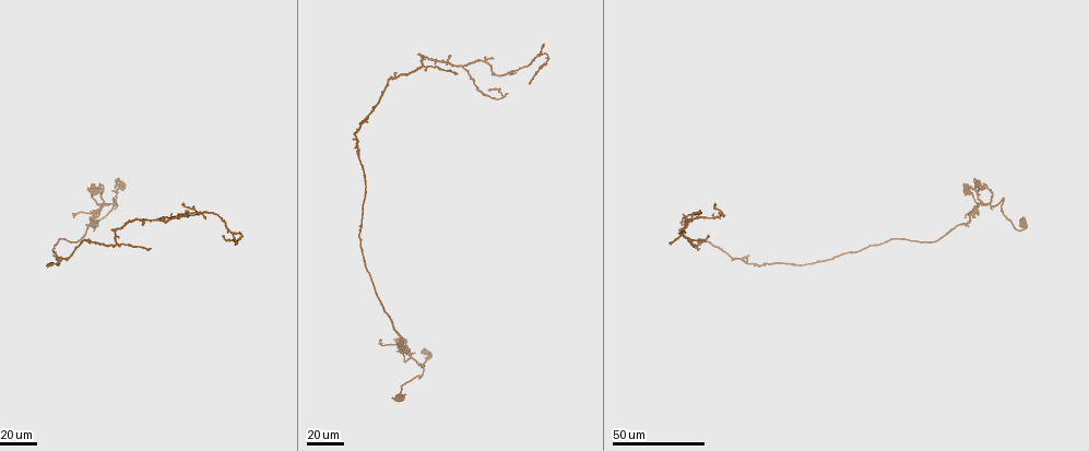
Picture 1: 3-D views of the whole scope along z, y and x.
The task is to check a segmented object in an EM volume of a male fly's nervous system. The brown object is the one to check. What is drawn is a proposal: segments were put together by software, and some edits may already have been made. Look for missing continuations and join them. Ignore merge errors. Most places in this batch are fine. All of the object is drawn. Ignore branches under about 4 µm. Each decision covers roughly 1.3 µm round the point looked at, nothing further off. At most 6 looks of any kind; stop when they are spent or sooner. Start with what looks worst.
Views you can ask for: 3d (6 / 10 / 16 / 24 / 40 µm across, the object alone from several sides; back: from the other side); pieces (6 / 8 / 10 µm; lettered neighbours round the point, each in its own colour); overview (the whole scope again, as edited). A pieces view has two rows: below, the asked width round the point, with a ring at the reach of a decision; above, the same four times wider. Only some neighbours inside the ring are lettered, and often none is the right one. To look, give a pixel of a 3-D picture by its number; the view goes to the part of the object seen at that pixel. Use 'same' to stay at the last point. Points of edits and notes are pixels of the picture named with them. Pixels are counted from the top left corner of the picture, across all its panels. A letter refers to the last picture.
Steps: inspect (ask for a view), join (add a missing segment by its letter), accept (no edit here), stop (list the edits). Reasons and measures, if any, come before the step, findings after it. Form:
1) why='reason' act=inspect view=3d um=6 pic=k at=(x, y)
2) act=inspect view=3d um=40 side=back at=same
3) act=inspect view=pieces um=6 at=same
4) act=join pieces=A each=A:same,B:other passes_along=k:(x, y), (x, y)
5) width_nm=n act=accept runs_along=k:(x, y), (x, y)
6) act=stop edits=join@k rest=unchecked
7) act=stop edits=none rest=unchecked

act=inspect view=3d um=24 pic=1 at=(72, 218)

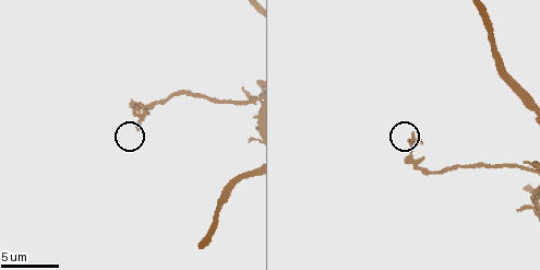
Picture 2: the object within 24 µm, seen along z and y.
act=inspect view=3d um=6 pic=2 at=(138, 130)

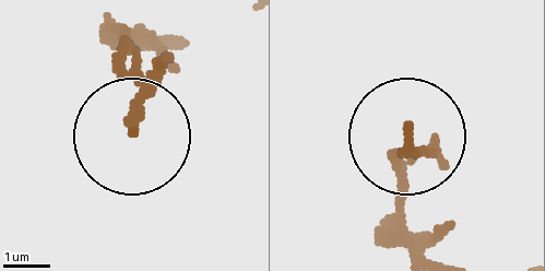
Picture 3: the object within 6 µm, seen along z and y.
why='what lies round it' act=inspect view=pieces um=6 pic=3 at=(135, 128)

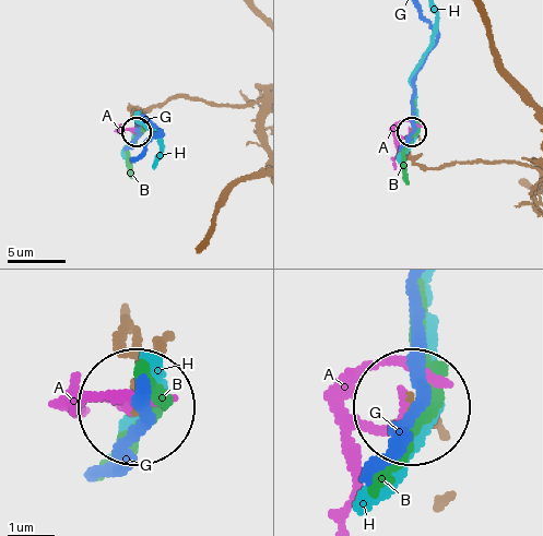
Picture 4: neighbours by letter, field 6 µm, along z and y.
width_nm=180 act=accept each=A:other,B:other,G:other,H:other found='none of them fits'

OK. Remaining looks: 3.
why='free end' act=inspect view=3d um=40 pic=1 at=(353, 139)

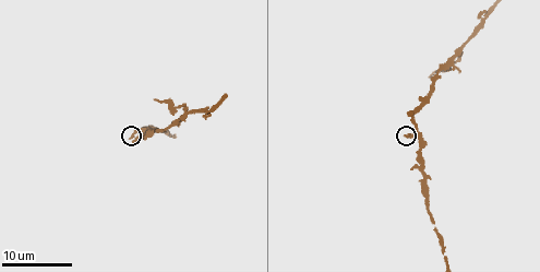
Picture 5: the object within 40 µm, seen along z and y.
act=inspect view=pieces um=8 pic=5 at=(129, 136)

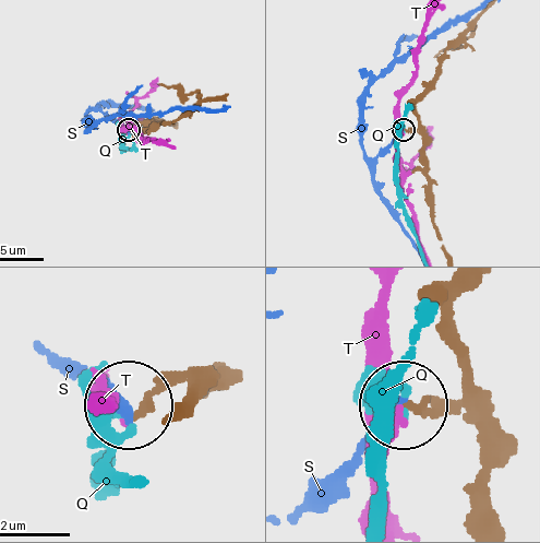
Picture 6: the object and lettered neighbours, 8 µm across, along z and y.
act=accept each=Q:other,S:other,T:other runs_along=6:(445, 249), (434, 221), (423, 139), (419, 133), (406, 131) found='no lettered segment goes on from it'

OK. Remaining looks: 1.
act=stop edits=none rest=unchecked

